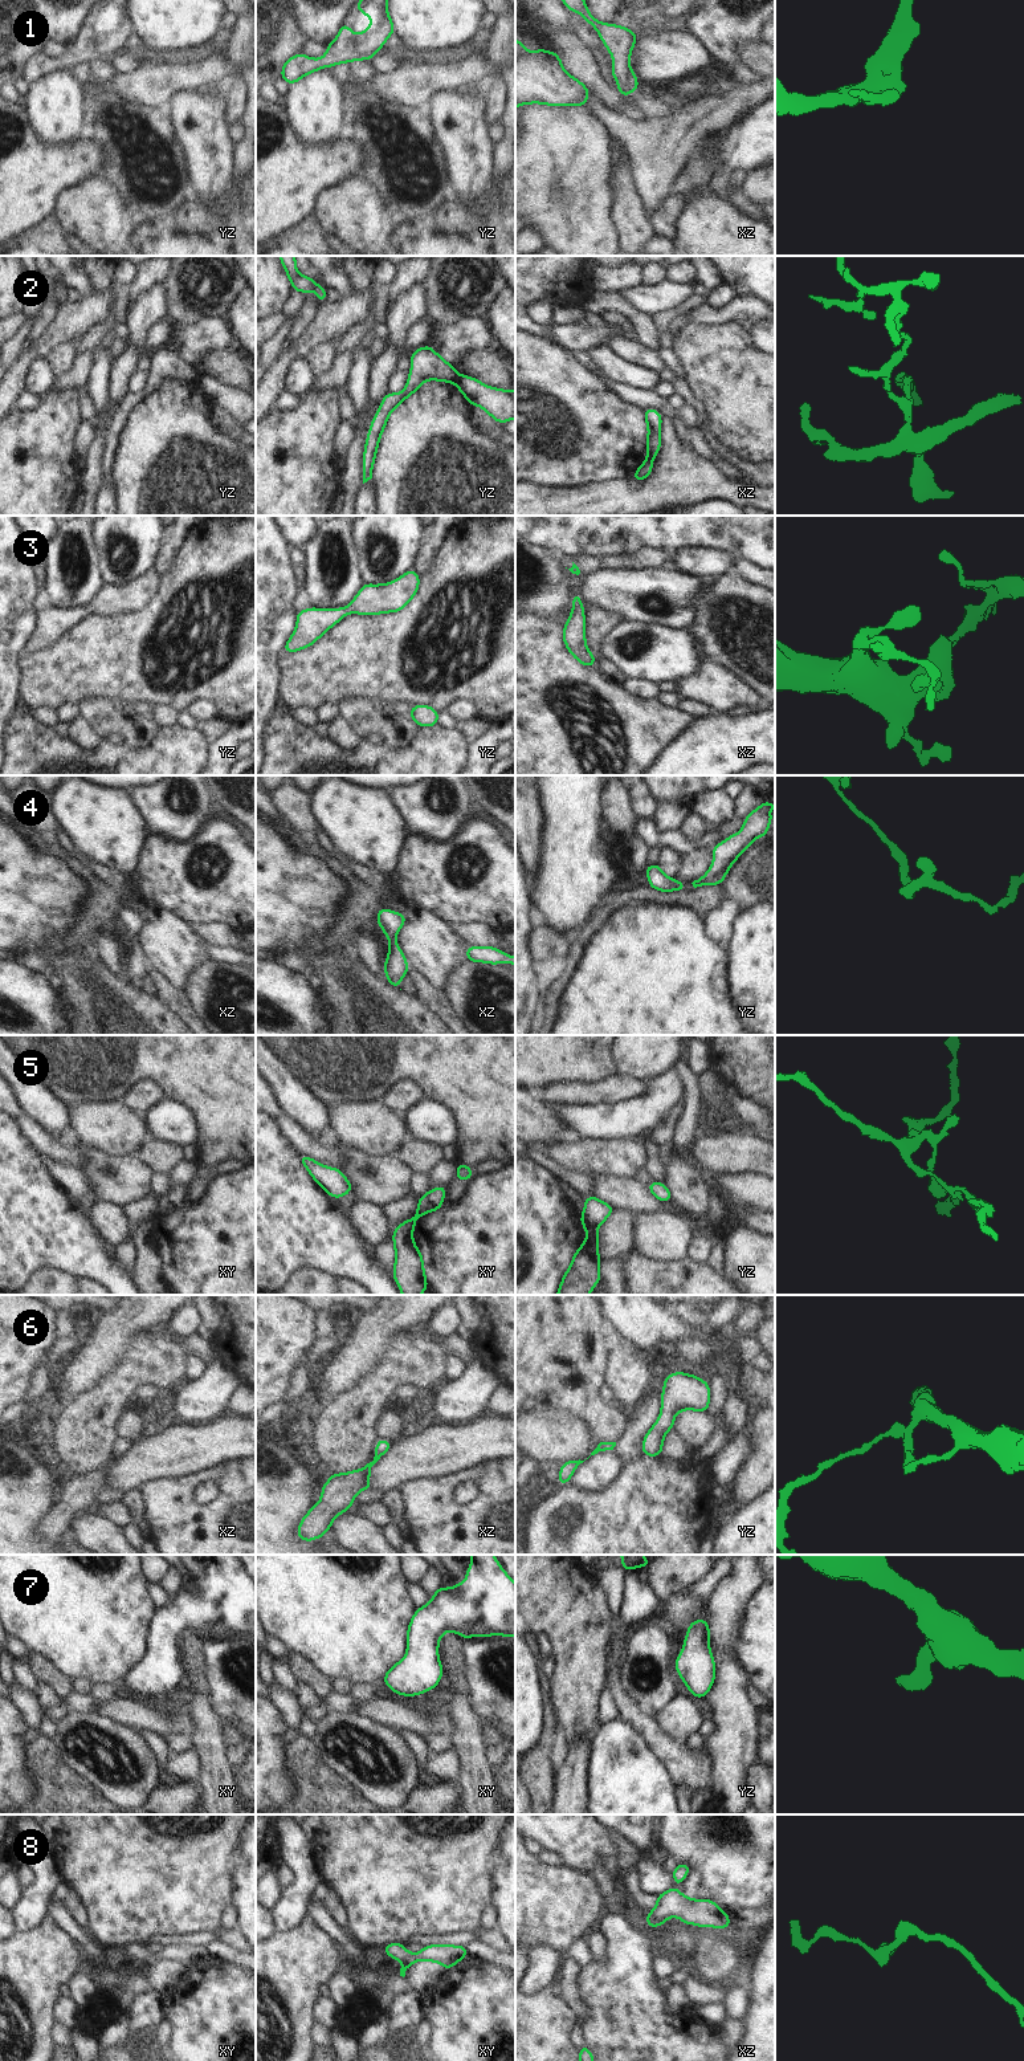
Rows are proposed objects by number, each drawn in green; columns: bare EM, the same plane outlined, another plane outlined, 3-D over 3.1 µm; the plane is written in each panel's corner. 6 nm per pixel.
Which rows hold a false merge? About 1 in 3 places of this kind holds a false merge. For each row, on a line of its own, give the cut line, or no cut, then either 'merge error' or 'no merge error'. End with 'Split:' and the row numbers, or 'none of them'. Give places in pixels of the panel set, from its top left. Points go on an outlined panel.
1: no cut | no merge error
2: yz (460, 377), (457, 386) | merge error
3: no cut | no merge error
4: no cut | no merge error
5: yz (582, 1218), (596, 1226) | merge error
6: no cut | no merge error
7: no cut | no merge error
8: no cut | no merge error
Split: 2, 5

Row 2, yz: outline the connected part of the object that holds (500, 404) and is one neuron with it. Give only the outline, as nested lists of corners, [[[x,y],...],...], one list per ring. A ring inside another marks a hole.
[[[469,375],[460,376],[457,388],[470,406],[480,406],[495,421],[502,424],[515,419],[515,390],[505,391],[497,387],[487,387]]]

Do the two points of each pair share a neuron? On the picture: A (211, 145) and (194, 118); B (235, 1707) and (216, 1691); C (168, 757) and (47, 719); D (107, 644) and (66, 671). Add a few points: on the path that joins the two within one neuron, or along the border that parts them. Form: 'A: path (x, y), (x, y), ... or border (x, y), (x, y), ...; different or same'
A: path (205, 138), (200, 125); same
B: path (231, 1703), (220, 1693); same
C: border (31, 715), (41, 724), (53, 729); different
D: path (97, 655), (77, 667); same

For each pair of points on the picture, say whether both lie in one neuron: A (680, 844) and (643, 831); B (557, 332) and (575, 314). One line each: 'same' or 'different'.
A: same
B: different

